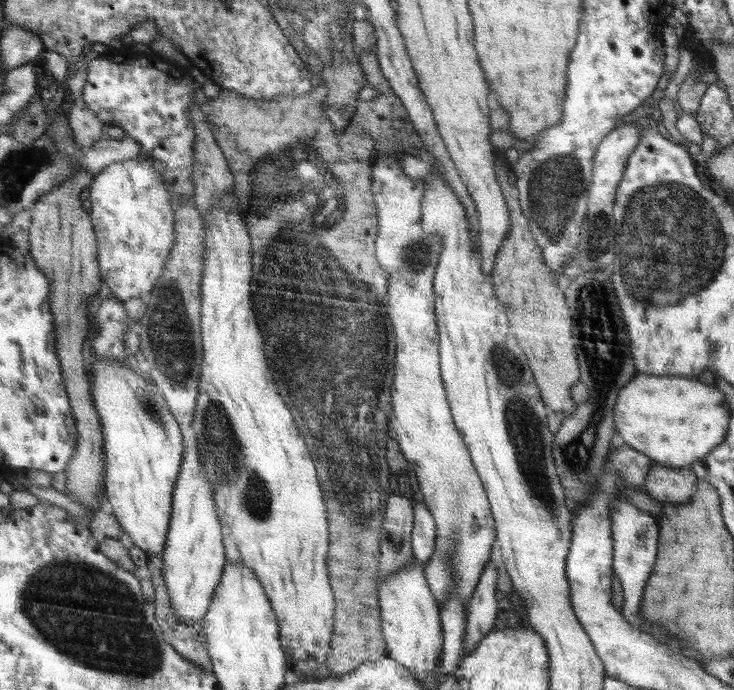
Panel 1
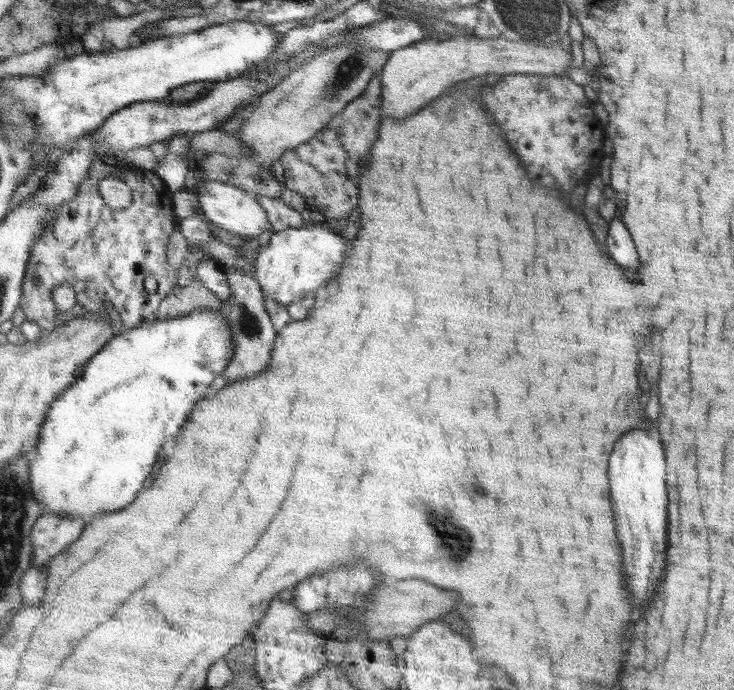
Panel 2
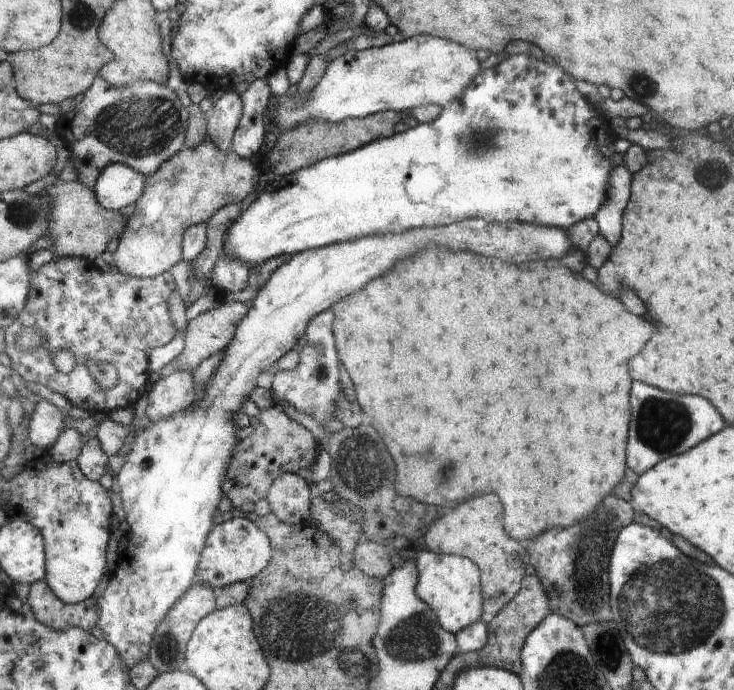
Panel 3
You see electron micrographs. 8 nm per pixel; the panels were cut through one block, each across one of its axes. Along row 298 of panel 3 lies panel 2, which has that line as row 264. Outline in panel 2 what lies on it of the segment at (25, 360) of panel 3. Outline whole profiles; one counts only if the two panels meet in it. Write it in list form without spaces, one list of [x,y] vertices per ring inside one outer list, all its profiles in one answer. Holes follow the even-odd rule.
[[[96,159],[91,166],[90,178],[86,178],[86,182],[82,182],[82,188],[80,188],[80,194],[78,197],[74,197],[70,204],[66,204],[66,206],[62,206],[60,208],[60,212],[58,212],[58,216],[49,222],[46,225],[45,233],[42,233],[42,238],[40,238],[40,242],[34,246],[34,254],[29,262],[29,269],[25,278],[25,297],[22,299],[21,306],[24,313],[27,316],[27,319],[30,321],[36,321],[40,323],[42,328],[45,328],[48,331],[56,330],[59,326],[66,324],[70,321],[74,321],[78,318],[88,317],[90,313],[98,313],[104,314],[108,316],[108,310],[106,310],[106,300],[110,300],[112,302],[114,309],[118,311],[123,320],[124,329],[134,329],[138,328],[142,325],[150,325],[159,320],[159,314],[161,310],[161,304],[166,300],[166,297],[169,296],[173,289],[177,286],[178,280],[178,269],[172,268],[167,263],[167,247],[168,241],[170,241],[170,235],[175,231],[176,228],[176,216],[174,216],[174,204],[172,204],[172,194],[170,194],[169,187],[166,186],[166,180],[156,174],[156,171],[147,170],[146,168],[136,168],[135,166],[127,167],[117,164],[112,164],[105,162],[104,160]],[[110,176],[115,178],[120,178],[125,180],[125,182],[132,187],[134,190],[134,204],[130,206],[130,208],[126,208],[124,210],[118,210],[116,208],[112,208],[112,206],[108,206],[104,200],[104,196],[100,194],[100,188],[104,179],[109,178]],[[148,278],[156,278],[159,287],[156,292],[148,292],[146,290],[146,280]],[[63,284],[71,284],[74,286],[76,290],[78,290],[78,304],[77,306],[68,311],[60,310],[58,308],[54,291],[57,289],[57,286],[62,286]]]

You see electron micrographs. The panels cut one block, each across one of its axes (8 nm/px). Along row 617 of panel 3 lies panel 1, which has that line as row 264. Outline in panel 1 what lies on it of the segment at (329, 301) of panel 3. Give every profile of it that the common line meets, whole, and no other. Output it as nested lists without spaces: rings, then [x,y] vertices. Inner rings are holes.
[[[141,158],[116,162],[96,176],[95,184],[90,190],[92,216],[99,237],[103,280],[111,288],[112,293],[124,301],[141,297],[148,299],[166,270],[166,260],[176,241],[174,210],[163,169],[157,163]]]

